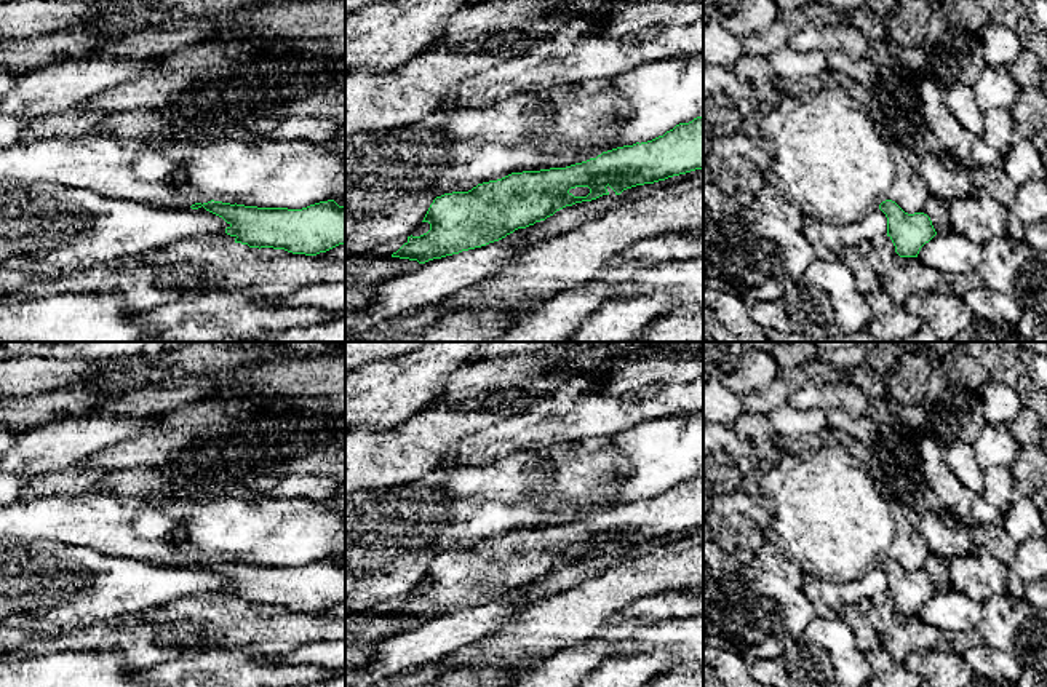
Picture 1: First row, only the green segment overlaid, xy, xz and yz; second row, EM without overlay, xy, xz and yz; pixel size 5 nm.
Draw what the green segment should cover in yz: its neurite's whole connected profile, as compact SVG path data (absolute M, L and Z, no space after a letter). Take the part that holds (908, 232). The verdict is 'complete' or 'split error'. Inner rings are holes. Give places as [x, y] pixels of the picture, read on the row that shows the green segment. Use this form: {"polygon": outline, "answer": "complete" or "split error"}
{"polygon": "M892 200L882 201L879 209L887 217L887 236L900 257L918 257L921 248L937 235L924 212L908 214Z", "answer": "complete"}

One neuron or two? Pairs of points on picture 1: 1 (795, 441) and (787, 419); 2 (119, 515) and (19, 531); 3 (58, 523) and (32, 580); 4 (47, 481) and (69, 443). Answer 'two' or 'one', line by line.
1: two
2: one
3: two
4: two

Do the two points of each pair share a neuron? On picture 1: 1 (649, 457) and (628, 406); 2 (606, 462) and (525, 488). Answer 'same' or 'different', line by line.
1: different
2: same

